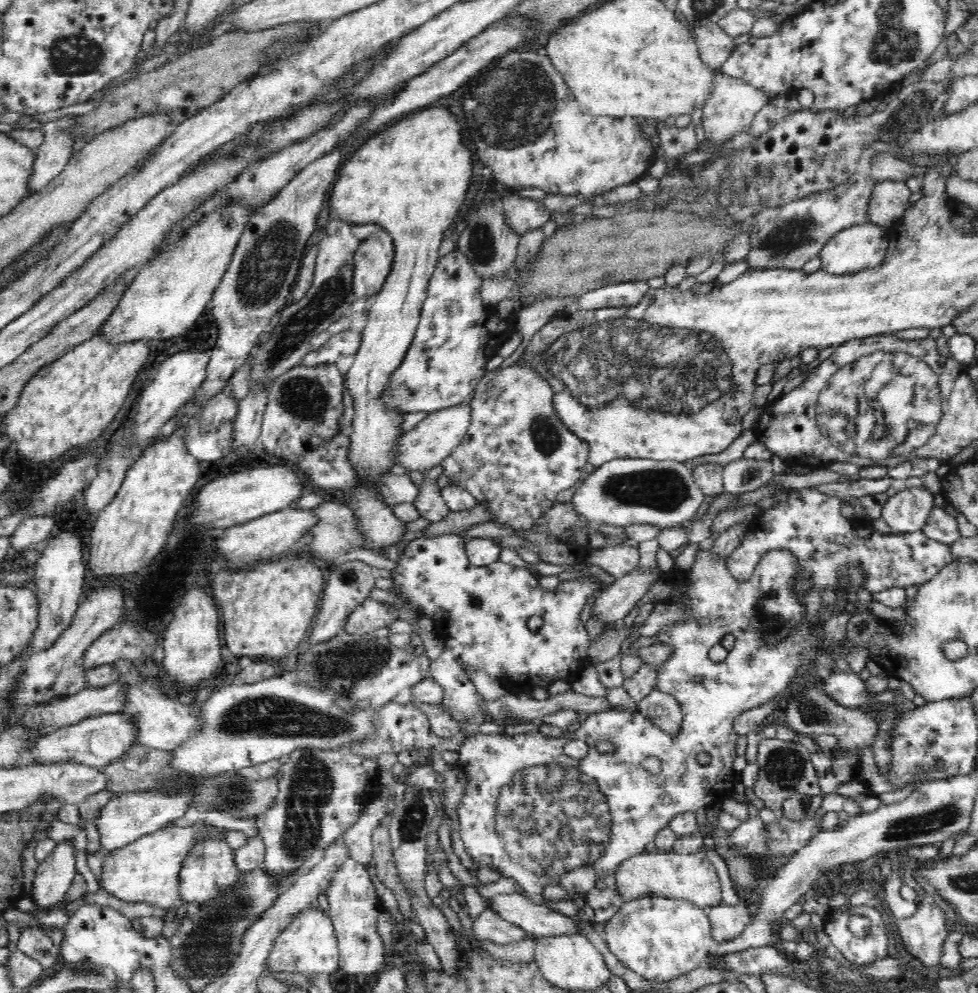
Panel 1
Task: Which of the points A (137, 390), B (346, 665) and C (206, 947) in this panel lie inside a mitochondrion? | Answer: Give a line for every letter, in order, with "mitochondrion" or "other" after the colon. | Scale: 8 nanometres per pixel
A: other
B: mitochondrion
C: mitochondrion

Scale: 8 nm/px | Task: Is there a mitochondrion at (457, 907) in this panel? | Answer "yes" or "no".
no

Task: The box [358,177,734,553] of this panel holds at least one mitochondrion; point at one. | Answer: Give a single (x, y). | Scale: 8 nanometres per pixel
(664, 490)

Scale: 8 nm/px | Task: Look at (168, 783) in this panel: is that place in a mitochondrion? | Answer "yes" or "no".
yes

